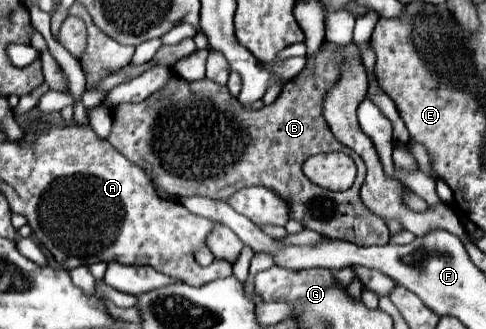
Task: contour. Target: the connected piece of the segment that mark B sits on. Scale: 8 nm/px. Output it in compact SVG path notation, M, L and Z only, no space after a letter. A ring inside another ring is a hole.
M320 47L312 57L312 71L306 67L284 85L274 103L258 111L244 111L224 85L210 79L188 83L172 75L168 85L146 101L118 105L108 139L128 161L142 167L168 197L202 195L226 199L242 185L264 185L286 199L290 217L296 217L306 229L356 245L385 245L390 240L385 221L358 197L364 181L364 161L334 139L322 115L324 97L340 77L340 63L344 63L340 51ZM320 151L342 151L354 159L358 175L350 189L342 193L312 193L312 183L302 175L302 163Z

